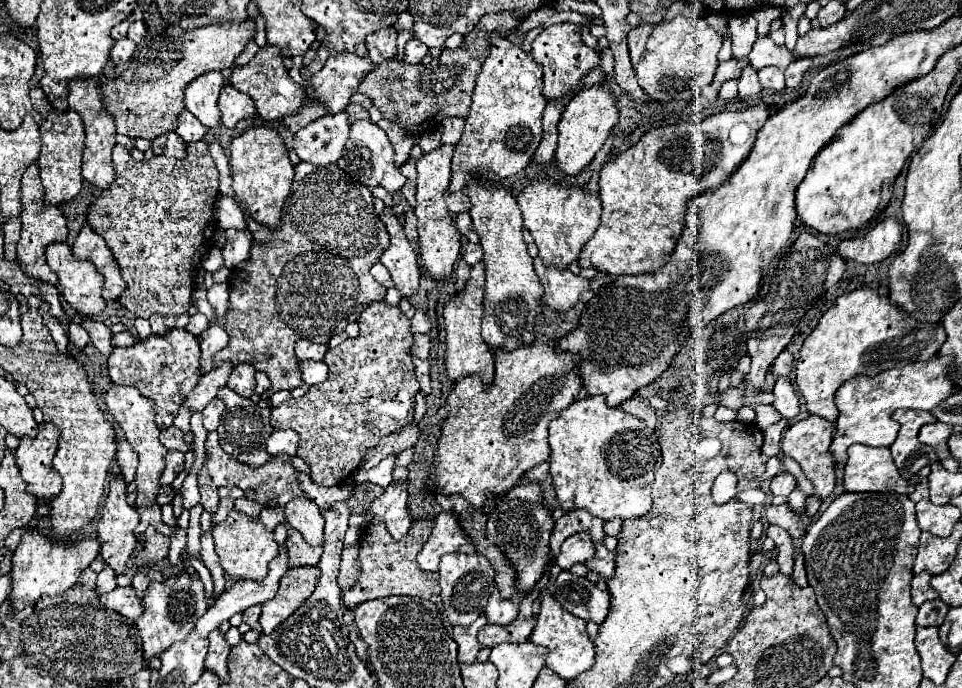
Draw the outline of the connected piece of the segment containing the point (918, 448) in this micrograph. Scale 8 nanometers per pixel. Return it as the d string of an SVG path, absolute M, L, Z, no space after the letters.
M897 410L893 420L901 424L899 436L891 444L891 454L901 476L911 482L927 478L931 464L937 462L937 454L929 446L923 446L917 434L925 422L935 422L937 418L923 410Z

